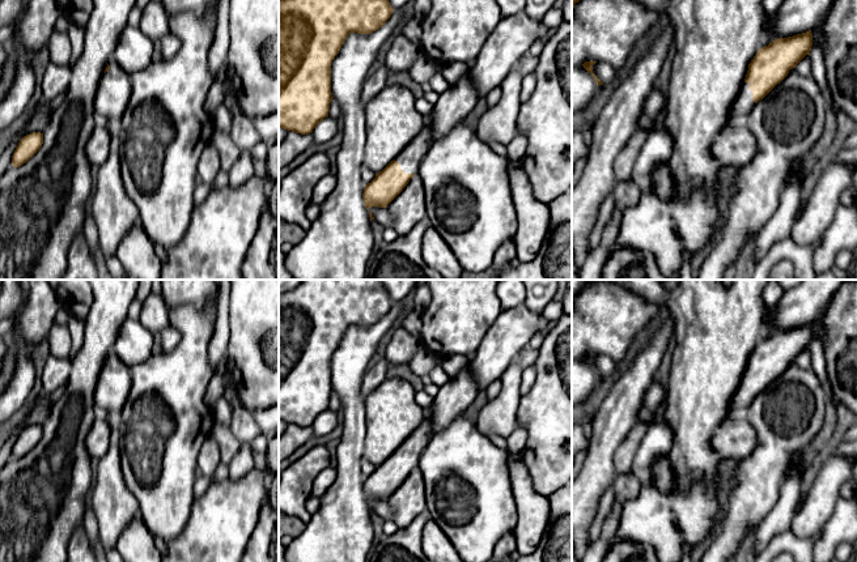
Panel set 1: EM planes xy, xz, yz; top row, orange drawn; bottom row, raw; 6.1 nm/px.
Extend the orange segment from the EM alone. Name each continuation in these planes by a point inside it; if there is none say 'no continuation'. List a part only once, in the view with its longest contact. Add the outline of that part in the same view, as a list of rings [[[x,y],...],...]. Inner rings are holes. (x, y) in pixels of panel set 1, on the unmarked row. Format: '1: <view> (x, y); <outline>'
1: yz (743, 396); [[[743,375],[741,386],[729,404],[729,410],[733,416],[743,413],[755,399],[755,395],[752,393],[752,384],[748,382],[748,379],[750,376]]]

